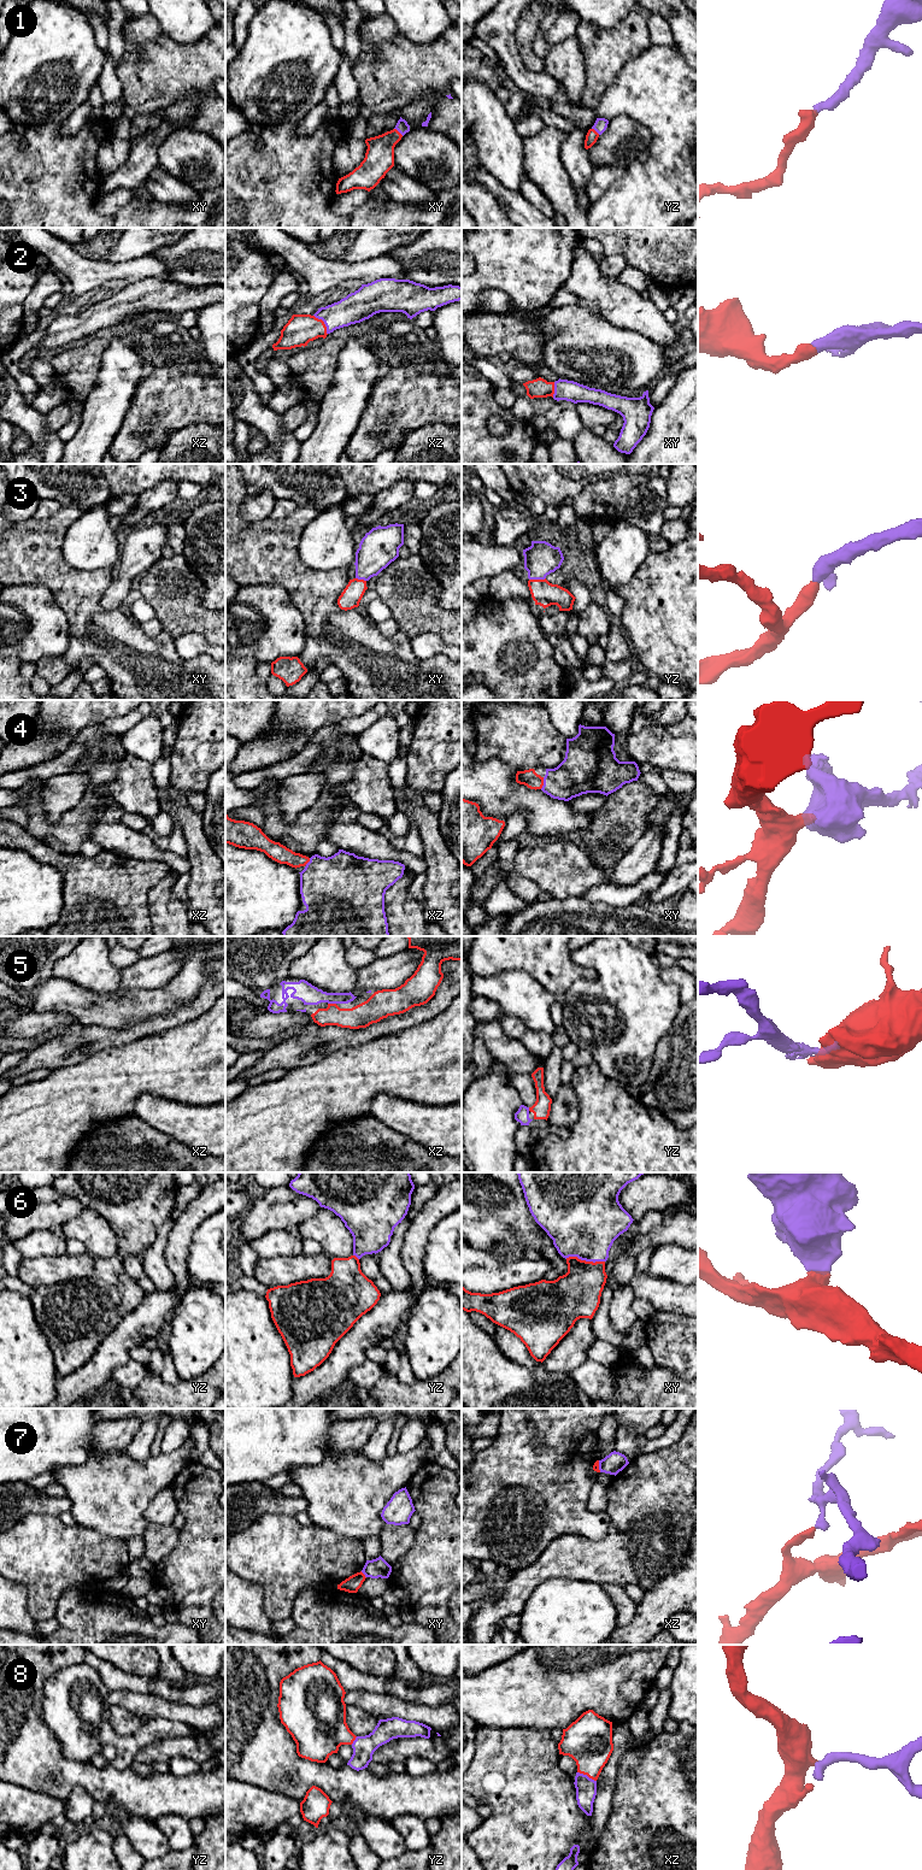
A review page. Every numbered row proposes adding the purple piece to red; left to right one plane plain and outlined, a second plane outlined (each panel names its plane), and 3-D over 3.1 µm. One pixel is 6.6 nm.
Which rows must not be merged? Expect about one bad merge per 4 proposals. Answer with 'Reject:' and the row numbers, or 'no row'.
Reject: 7

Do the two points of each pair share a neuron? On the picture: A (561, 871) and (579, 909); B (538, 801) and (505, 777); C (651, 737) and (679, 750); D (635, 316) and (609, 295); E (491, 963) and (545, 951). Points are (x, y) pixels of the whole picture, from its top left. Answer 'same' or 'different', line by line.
A: different
B: same
C: same
D: same
E: same

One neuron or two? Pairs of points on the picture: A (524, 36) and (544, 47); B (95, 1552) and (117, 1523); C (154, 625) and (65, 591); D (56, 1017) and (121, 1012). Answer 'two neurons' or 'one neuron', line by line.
A: two neurons
B: two neurons
C: two neurons
D: two neurons

